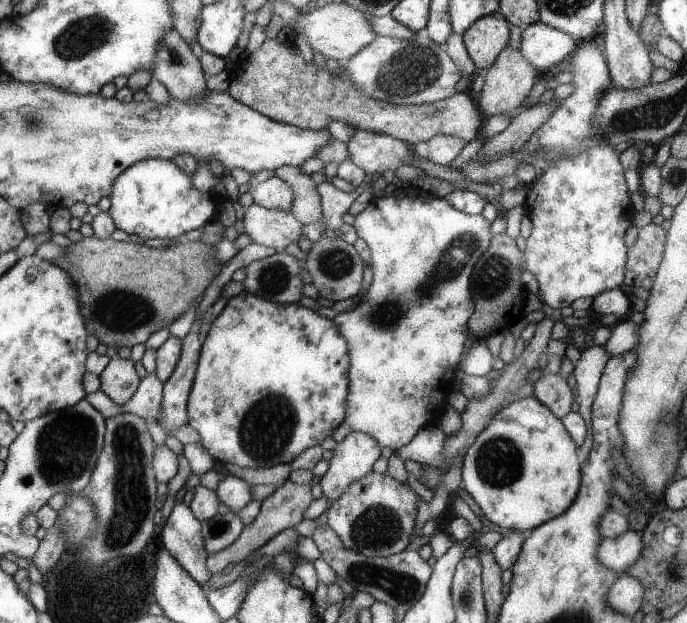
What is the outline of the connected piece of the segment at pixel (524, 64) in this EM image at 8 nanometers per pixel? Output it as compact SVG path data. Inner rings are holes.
M507 46L499 54L495 64L487 70L484 84L477 89L480 92L477 106L484 121L492 118L492 116L498 116L498 114L506 114L510 118L515 117L517 115L516 110L520 108L520 104L530 94L534 82L536 82L536 68L524 58L520 48L514 49Z

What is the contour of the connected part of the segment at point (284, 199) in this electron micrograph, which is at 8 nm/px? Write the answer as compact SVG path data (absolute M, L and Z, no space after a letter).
M278 176L265 182L258 182L252 178L248 188L248 193L252 194L254 202L258 206L268 210L290 213L292 202L294 202L294 192L292 192L289 184Z

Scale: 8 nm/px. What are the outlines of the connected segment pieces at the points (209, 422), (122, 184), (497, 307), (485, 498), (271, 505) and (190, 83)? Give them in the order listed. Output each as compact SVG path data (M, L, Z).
M242 291L240 294L228 299L228 303L211 323L203 346L200 349L199 361L196 367L195 377L192 383L191 396L188 397L188 424L200 434L202 446L222 464L236 464L240 468L270 468L274 465L294 462L304 450L314 448L326 438L331 437L336 428L346 418L346 398L348 398L348 367L350 358L348 354L348 342L340 336L336 324L300 305L300 303L276 304L266 298L260 298L256 294L248 294Z
M150 159L124 170L112 185L108 210L114 226L126 234L148 238L181 240L192 228L200 228L216 214L212 196L200 192L192 177L180 170L174 160Z
M505 232L493 236L490 248L478 259L470 276L470 292L475 296L476 314L472 314L472 318L468 320L468 328L474 340L486 340L488 336L492 336L492 332L510 329L525 318L526 294L520 282L522 270L524 260L516 242Z
M534 395L520 398L496 412L496 414L492 416L490 424L488 424L484 430L480 431L480 434L478 434L476 440L472 443L472 446L468 448L468 452L466 452L466 456L464 456L464 460L461 463L460 485L474 498L476 504L480 506L480 510L484 512L485 517L490 520L492 524L500 526L504 531L518 530L518 532L527 534L545 522L559 517L574 504L575 498L578 496L578 488L582 488L580 486L580 478L583 478L583 474L580 474L580 462L578 462L578 454L576 454L576 452L578 452L576 443L564 428L564 423L560 418L552 414L552 410L550 410L548 406L544 406Z
M314 478L313 481L306 485L299 485L292 483L292 481L284 482L276 492L267 496L262 501L258 515L249 525L243 528L240 536L234 542L230 543L230 546L226 546L224 550L207 556L206 566L208 572L218 574L229 564L232 564L232 566L240 564L246 557L255 553L259 548L262 548L268 540L272 540L274 536L282 534L286 529L293 528L293 526L304 520L304 513L313 501L312 490L310 488L312 488L312 484L314 482L316 483L316 481L317 479Z
M168 30L154 62L151 78L160 80L170 95L180 102L202 98L208 87L201 62L174 30Z

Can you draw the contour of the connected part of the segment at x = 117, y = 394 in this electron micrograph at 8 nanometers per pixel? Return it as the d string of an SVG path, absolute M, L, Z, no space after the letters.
M112 357L99 374L102 392L116 404L126 404L139 388L141 380L134 365L131 359Z

